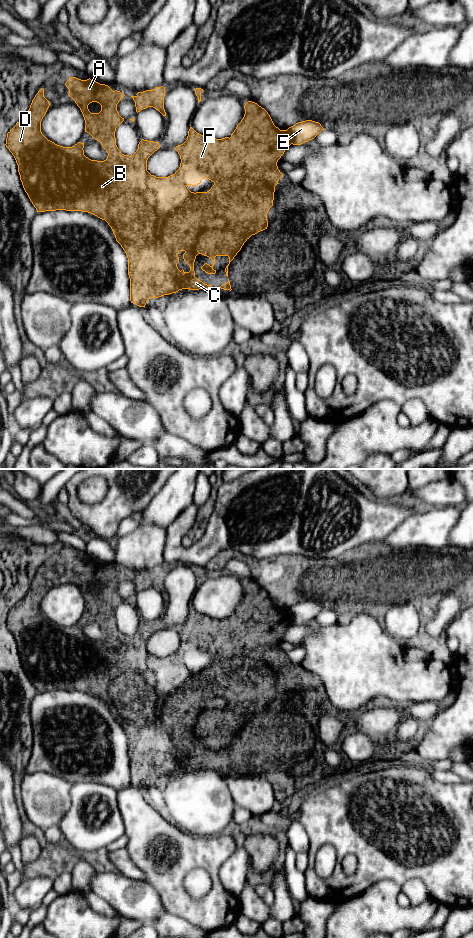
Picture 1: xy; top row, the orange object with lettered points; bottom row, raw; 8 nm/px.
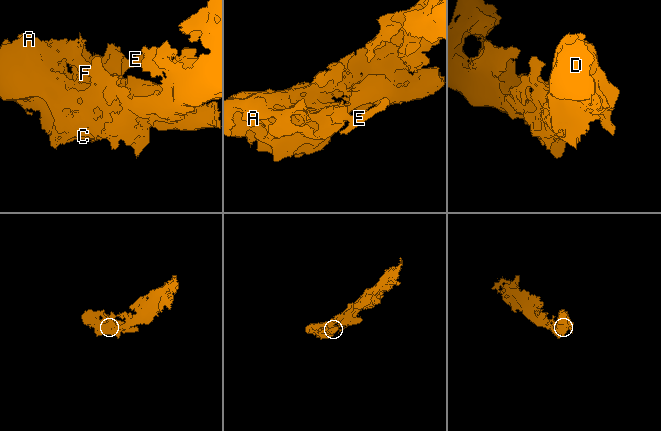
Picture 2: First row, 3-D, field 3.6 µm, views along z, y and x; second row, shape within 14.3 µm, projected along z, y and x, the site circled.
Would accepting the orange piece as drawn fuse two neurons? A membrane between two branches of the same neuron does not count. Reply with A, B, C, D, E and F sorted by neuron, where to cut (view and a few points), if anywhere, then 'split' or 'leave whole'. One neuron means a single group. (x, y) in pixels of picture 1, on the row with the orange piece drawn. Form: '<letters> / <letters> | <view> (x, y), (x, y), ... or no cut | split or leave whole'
A B C D F / E | xy (286, 130), (291, 143) | split

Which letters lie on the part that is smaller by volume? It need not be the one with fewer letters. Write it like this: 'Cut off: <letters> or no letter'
Cut off: E

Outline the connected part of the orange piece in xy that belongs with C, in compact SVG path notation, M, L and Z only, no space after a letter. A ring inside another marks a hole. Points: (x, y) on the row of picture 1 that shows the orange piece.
M70 77L69 80L65 83L66 87L69 89L69 96L75 101L77 106L80 108L84 120L85 120L85 132L89 133L95 140L99 141L102 147L108 153L107 158L104 161L97 161L91 160L84 155L84 143L78 142L72 147L63 147L60 145L55 144L54 142L48 140L41 132L41 121L45 116L50 103L44 97L44 89L40 89L38 93L35 95L32 103L30 105L29 110L27 111L26 115L16 123L16 125L7 133L6 138L6 147L14 156L16 163L18 165L18 172L20 175L20 180L22 182L23 188L27 193L30 201L36 208L37 212L45 212L45 211L56 211L56 210L66 210L66 211L82 211L91 213L98 218L105 220L108 225L111 227L113 234L115 235L116 241L121 245L123 250L125 251L127 258L128 258L128 275L130 278L130 301L133 304L136 304L139 307L145 307L147 301L151 298L159 298L164 295L169 295L172 293L176 293L182 289L190 289L190 290L199 290L199 289L211 289L211 285L207 285L197 279L195 277L194 271L194 262L196 256L198 254L202 254L204 256L209 257L212 260L213 265L210 266L209 264L205 263L201 269L208 274L215 274L216 270L213 269L215 263L216 256L228 256L229 257L229 264L237 255L237 253L241 250L244 243L252 236L257 234L260 231L267 229L268 221L267 221L267 213L269 209L273 206L274 200L274 192L275 186L278 184L279 179L283 176L277 166L278 160L284 154L285 150L291 145L290 137L287 133L287 130L280 130L276 127L268 114L268 112L259 106L257 103L248 101L244 105L245 114L241 122L237 125L234 132L231 134L231 137L225 137L222 139L216 138L209 138L207 139L205 135L201 135L197 133L192 127L190 127L188 131L187 140L181 144L176 146L174 149L180 155L181 163L179 169L173 174L168 177L156 177L151 175L147 171L147 160L148 158L160 148L158 142L148 141L142 139L138 144L137 151L129 156L124 155L118 149L116 145L116 138L115 138L115 131L116 128L124 121L118 111L117 111L117 104L119 101L125 96L120 91L113 91L108 85L100 84L90 78L87 80L81 80L76 77ZM92 102L97 102L101 105L101 111L99 113L91 113L88 109L88 105ZM202 179L209 179L211 180L214 185L211 189L207 192L191 192L188 189L188 185L197 186L201 183ZM180 251L184 251L183 259L184 261L190 266L190 271L185 272L183 269L180 271L177 267L177 263L179 262L178 254Z

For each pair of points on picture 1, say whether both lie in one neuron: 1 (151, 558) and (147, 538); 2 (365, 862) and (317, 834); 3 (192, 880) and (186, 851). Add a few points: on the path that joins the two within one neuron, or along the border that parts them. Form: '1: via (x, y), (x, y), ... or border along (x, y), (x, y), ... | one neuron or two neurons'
1: via (147, 553), (147, 543) | one neuron
2: via (354, 850), (338, 834), (329, 834) | one neuron
3: border along (201, 867), (192, 869), (183, 881), (190, 895) | two neurons

